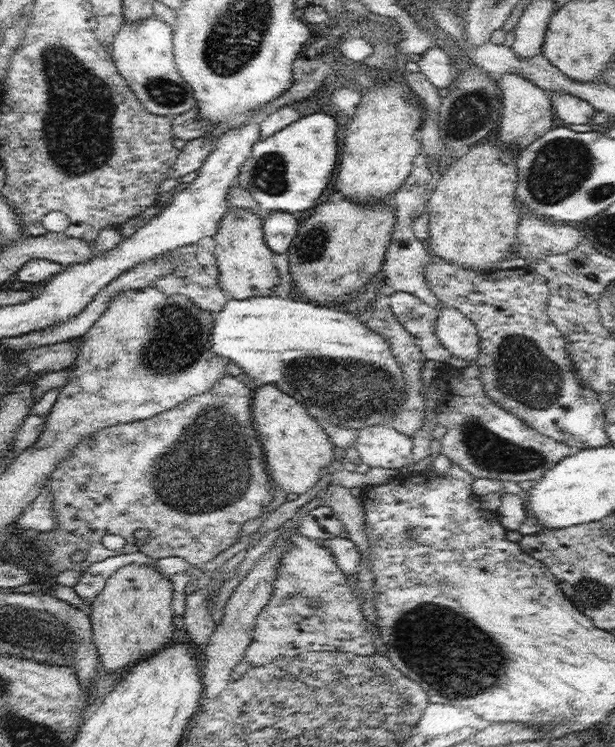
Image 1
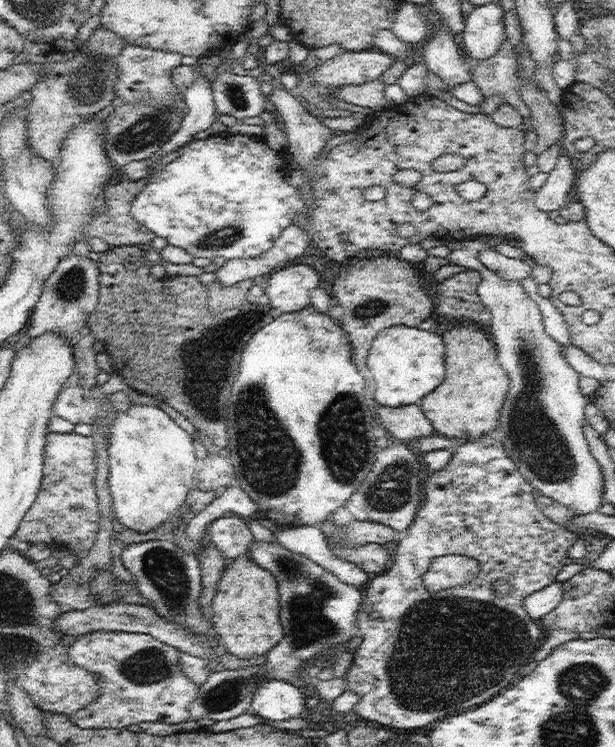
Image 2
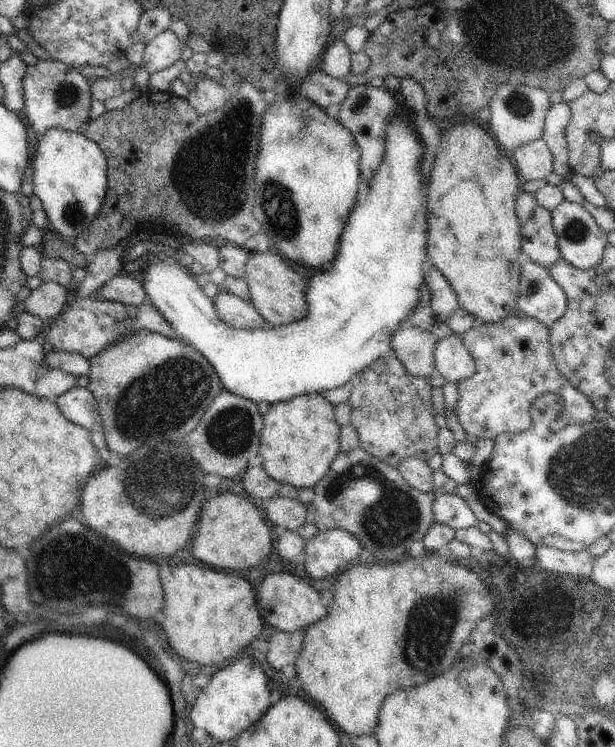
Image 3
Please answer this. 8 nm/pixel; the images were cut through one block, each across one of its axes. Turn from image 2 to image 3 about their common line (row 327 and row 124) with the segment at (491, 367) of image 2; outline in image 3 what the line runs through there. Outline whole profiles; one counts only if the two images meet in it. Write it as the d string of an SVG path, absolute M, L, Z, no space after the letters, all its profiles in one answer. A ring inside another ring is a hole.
M473 119L468 120L466 124L462 121L450 122L443 125L442 140L440 140L440 146L435 151L436 162L434 162L434 170L432 170L432 180L430 180L430 192L428 192L428 204L426 204L426 210L428 210L428 256L432 260L432 264L442 272L442 275L451 288L456 292L458 307L466 310L468 314L474 316L478 323L492 324L492 322L498 322L498 320L504 320L506 316L516 311L516 300L518 299L518 282L520 279L520 260L518 256L522 252L522 234L521 225L519 224L518 216L516 216L516 202L521 191L521 179L515 170L514 163L510 159L509 155L502 151L497 144L497 141L492 136L490 131L481 125L481 121L476 122Z

